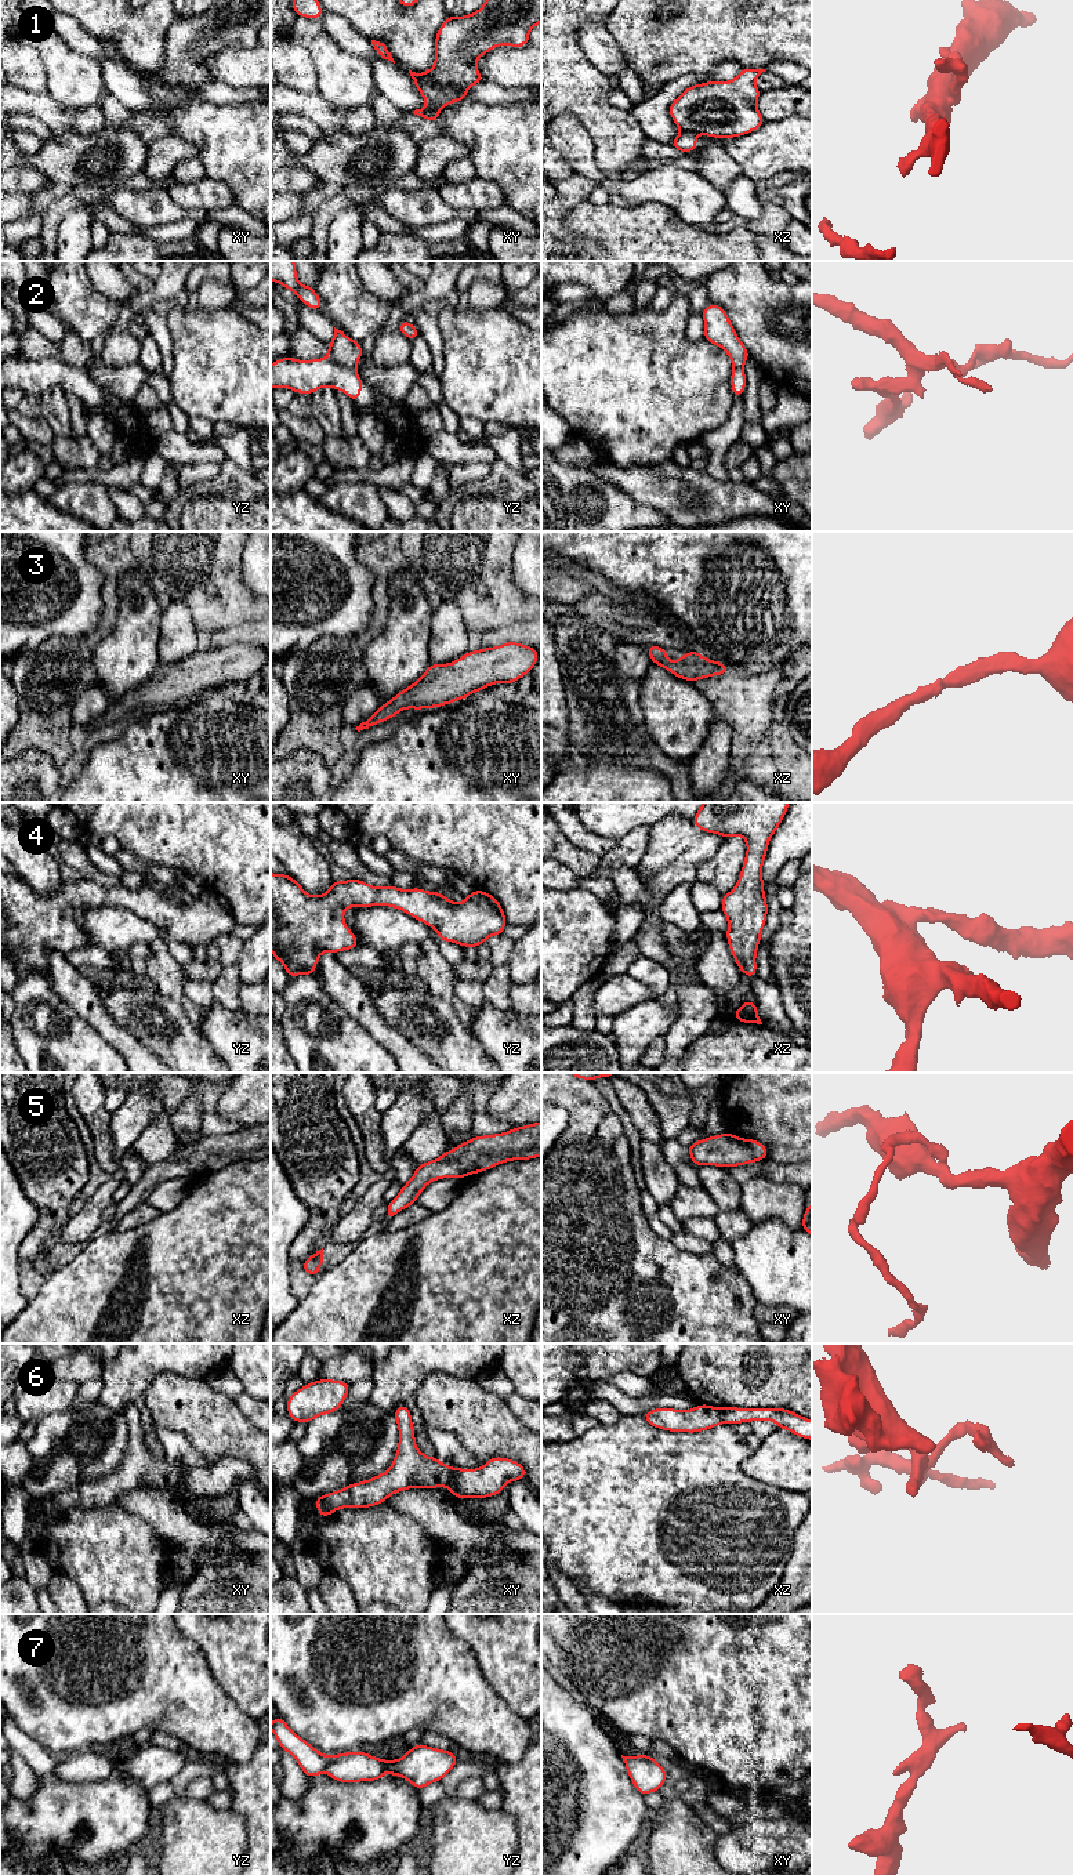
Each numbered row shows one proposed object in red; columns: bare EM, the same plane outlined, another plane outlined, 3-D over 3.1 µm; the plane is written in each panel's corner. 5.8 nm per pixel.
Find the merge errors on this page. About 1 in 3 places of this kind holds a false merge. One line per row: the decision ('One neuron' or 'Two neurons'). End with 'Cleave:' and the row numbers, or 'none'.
1: Two neurons
2: Two neurons
3: One neuron
4: One neuron
5: One neuron
6: Two neurons
7: One neuron
Cleave: 1, 2, 6

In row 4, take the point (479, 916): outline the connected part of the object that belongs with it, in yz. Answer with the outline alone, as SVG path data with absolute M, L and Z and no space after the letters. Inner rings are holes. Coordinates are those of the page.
M271 873L271 950L272 958L283 962L289 979L297 975L315 975L316 962L322 953L340 953L359 946L358 938L344 922L347 907L391 906L414 920L435 928L438 942L458 943L461 947L485 944L489 936L500 936L507 918L500 902L479 889L475 889L461 903L450 902L441 892L428 892L421 888L399 889L395 885L376 888L365 881L351 878L347 882L336 878L333 886L320 896L308 895L302 886L287 874Z

